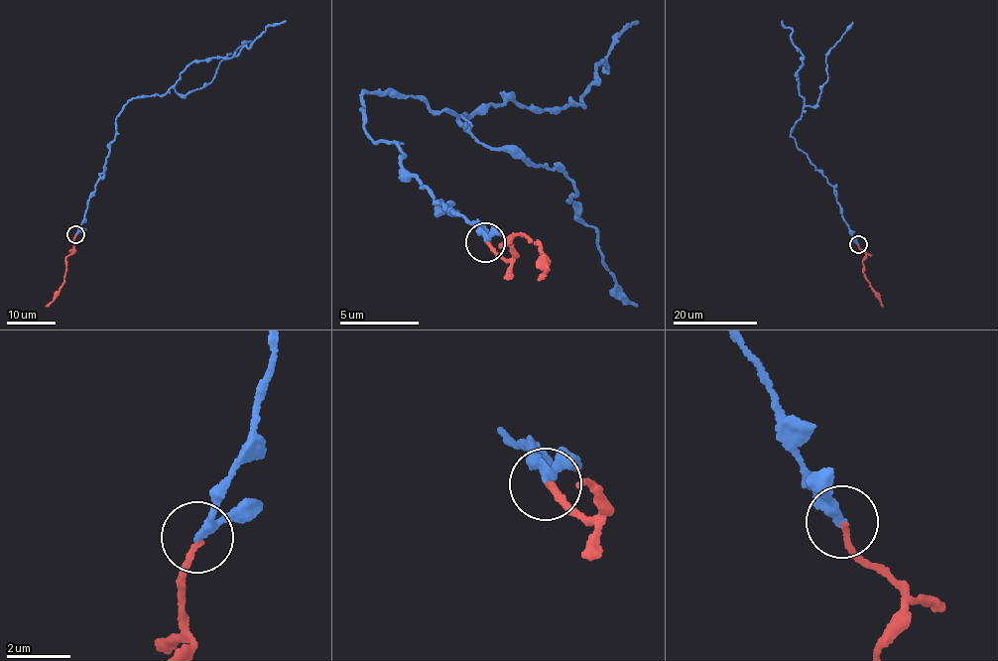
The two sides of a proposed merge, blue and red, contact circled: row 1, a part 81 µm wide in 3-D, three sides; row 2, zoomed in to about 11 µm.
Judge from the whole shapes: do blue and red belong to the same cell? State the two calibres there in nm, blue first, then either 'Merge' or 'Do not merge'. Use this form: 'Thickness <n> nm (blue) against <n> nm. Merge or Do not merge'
Thickness 200 nm (blue) against 180 nm. Merge

